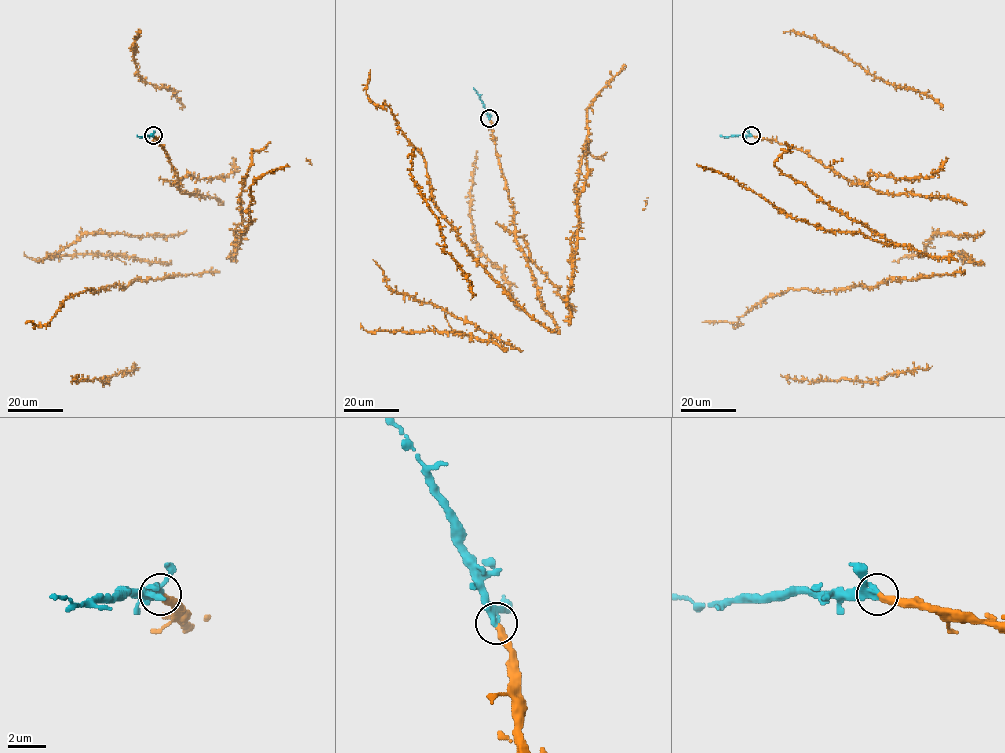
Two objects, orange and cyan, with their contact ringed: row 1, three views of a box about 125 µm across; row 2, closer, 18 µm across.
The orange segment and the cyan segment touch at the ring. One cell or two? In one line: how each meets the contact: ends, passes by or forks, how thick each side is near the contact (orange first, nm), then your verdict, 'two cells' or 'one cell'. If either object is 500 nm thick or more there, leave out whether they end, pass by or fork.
orange ends there; cyan passes by; 360 nm thick on the orange side, 340 nm on the other; one cell

